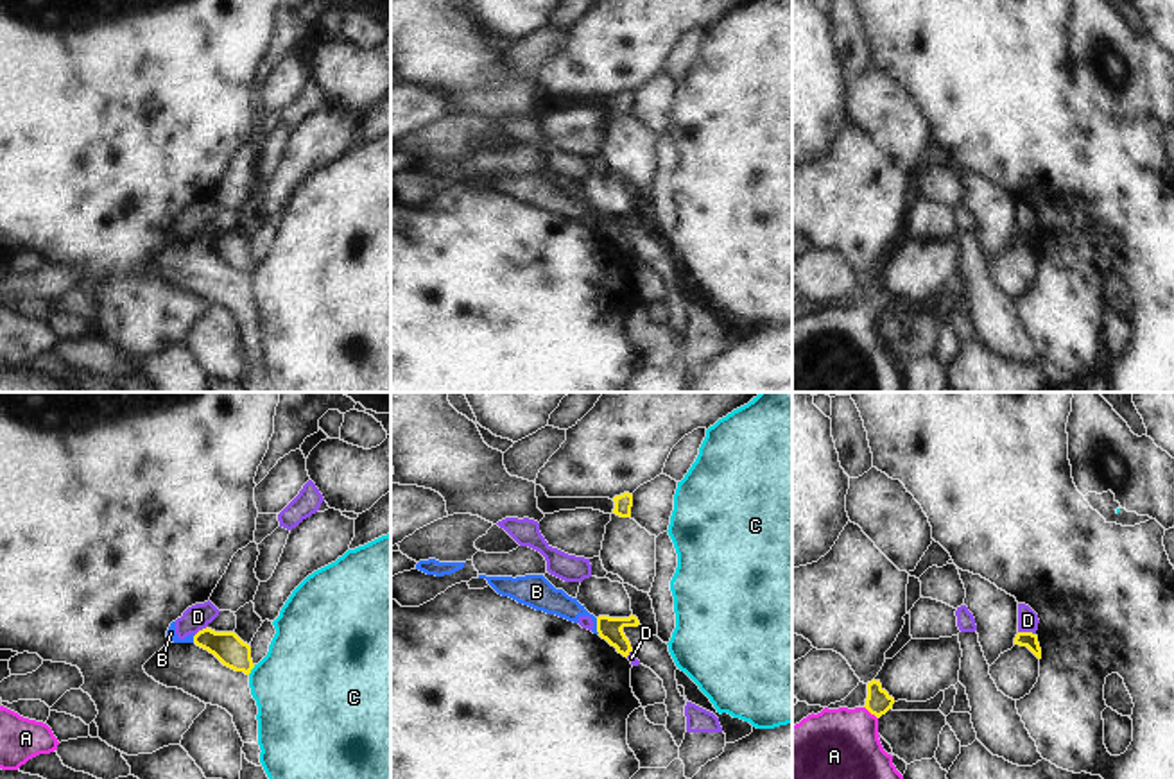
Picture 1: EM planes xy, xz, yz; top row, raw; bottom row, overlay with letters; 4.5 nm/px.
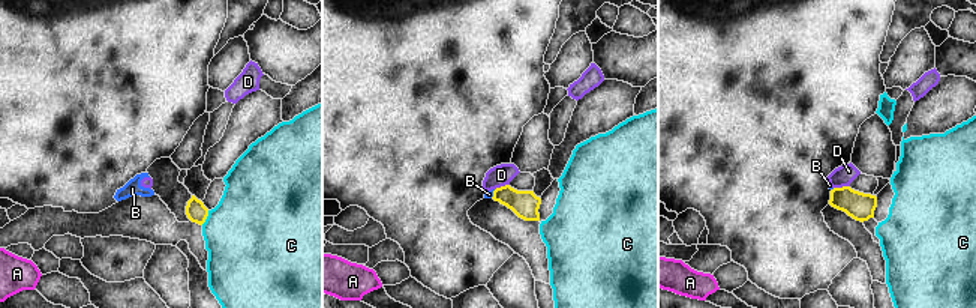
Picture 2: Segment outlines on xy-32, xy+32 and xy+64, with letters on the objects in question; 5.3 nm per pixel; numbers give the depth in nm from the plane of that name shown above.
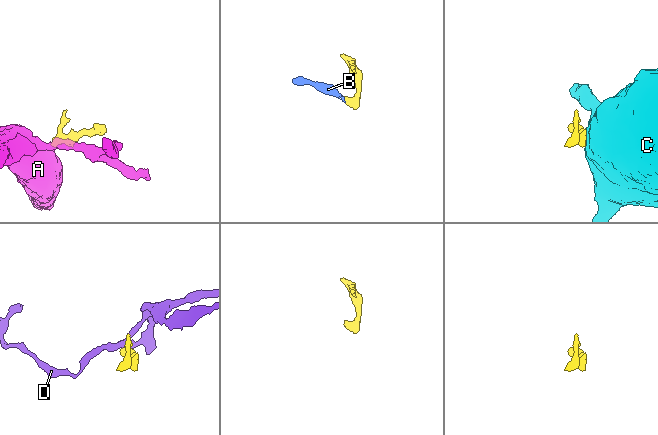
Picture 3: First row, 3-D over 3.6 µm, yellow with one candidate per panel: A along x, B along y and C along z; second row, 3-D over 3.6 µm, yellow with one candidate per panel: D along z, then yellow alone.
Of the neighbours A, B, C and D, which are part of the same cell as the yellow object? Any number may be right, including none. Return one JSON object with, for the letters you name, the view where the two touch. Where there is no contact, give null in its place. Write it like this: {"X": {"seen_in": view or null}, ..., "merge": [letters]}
{"A": {"seen_in": "yz"}, "merge": ["A"]}

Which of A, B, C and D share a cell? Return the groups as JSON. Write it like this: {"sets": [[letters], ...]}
{"sets": [["A"], ["B", "D"], ["C"]]}

